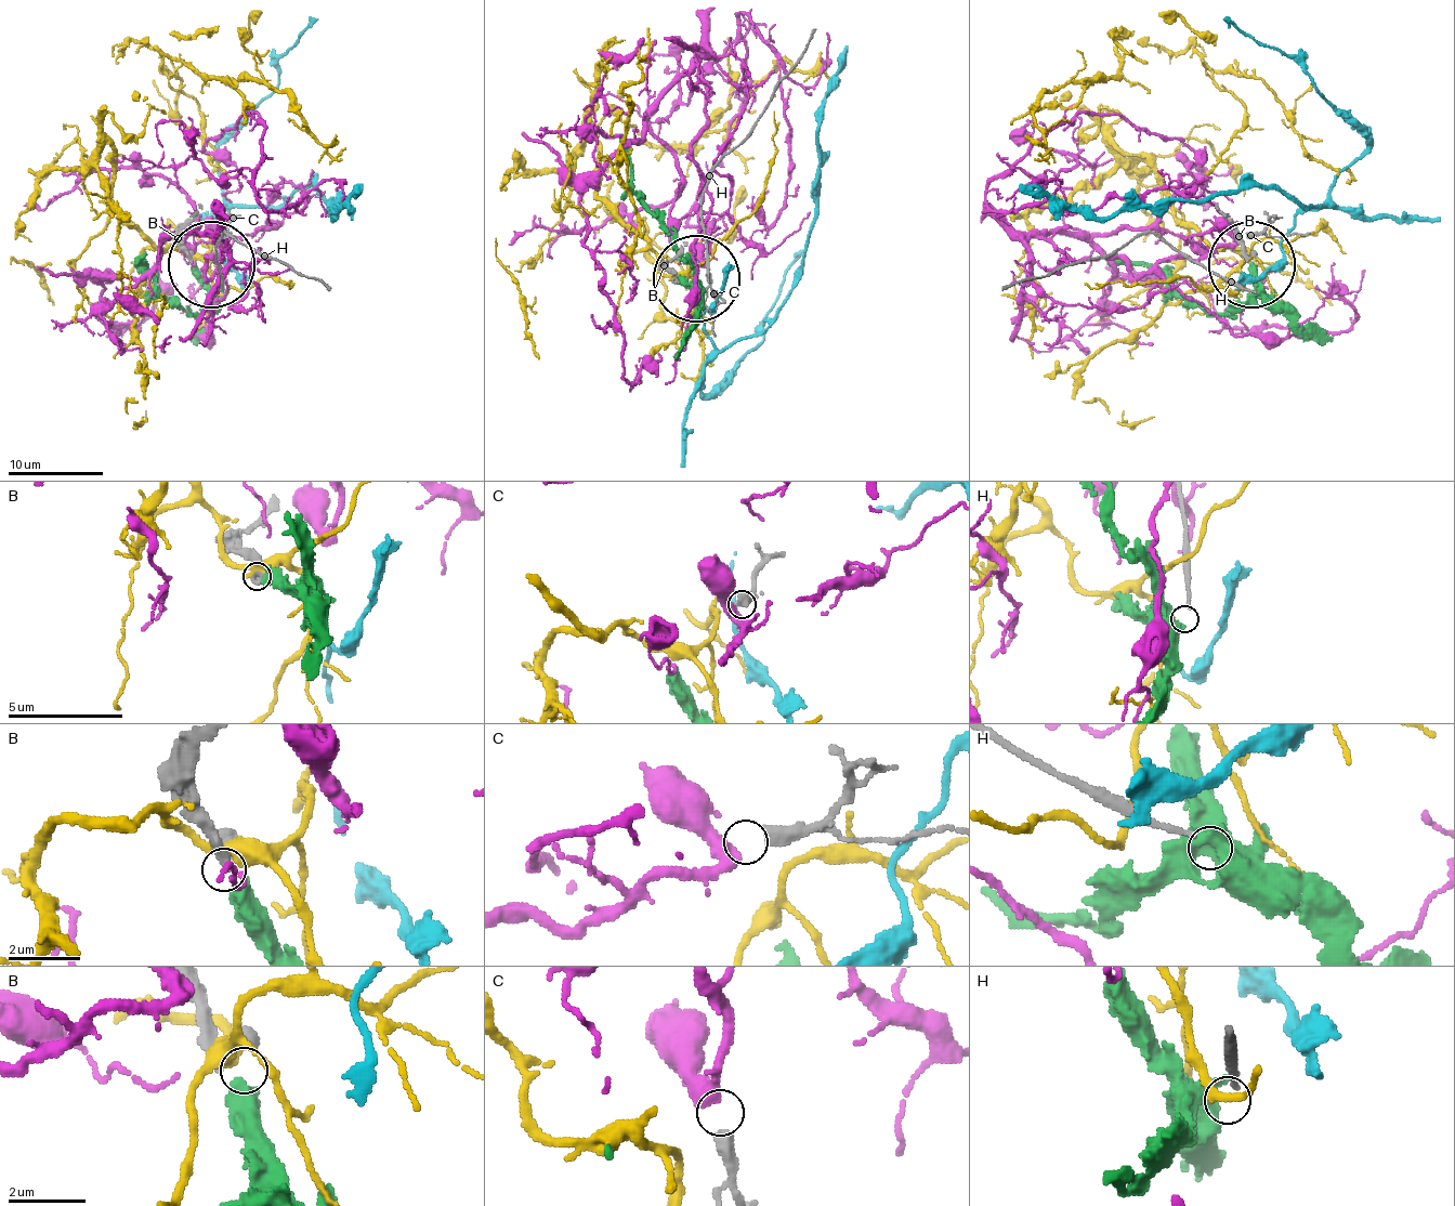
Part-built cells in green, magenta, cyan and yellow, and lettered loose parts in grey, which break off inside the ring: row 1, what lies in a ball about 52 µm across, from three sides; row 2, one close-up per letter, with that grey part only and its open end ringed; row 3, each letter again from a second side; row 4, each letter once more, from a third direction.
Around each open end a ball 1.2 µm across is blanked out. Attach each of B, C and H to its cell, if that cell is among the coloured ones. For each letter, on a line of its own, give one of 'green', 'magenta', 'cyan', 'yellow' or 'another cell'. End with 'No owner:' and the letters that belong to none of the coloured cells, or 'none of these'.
B: green
C: magenta
H: another cell
No owner: H

